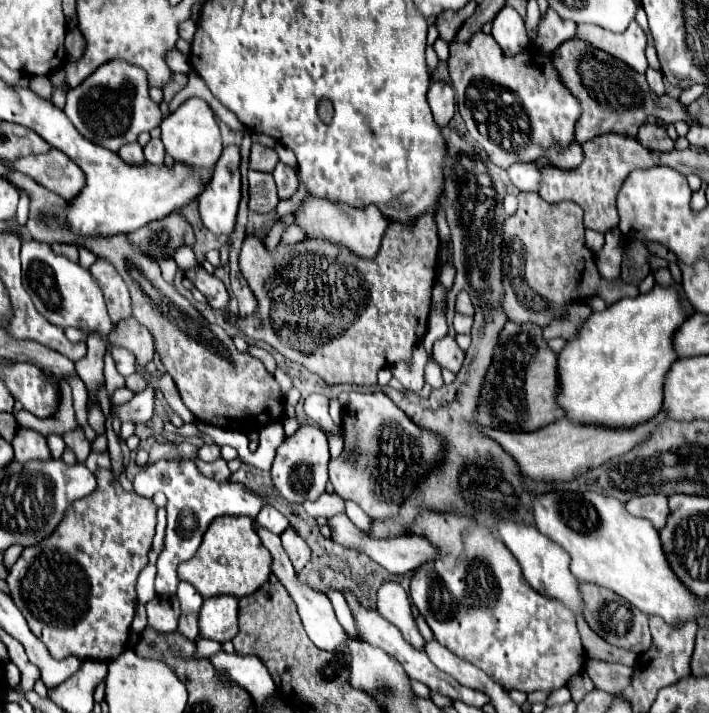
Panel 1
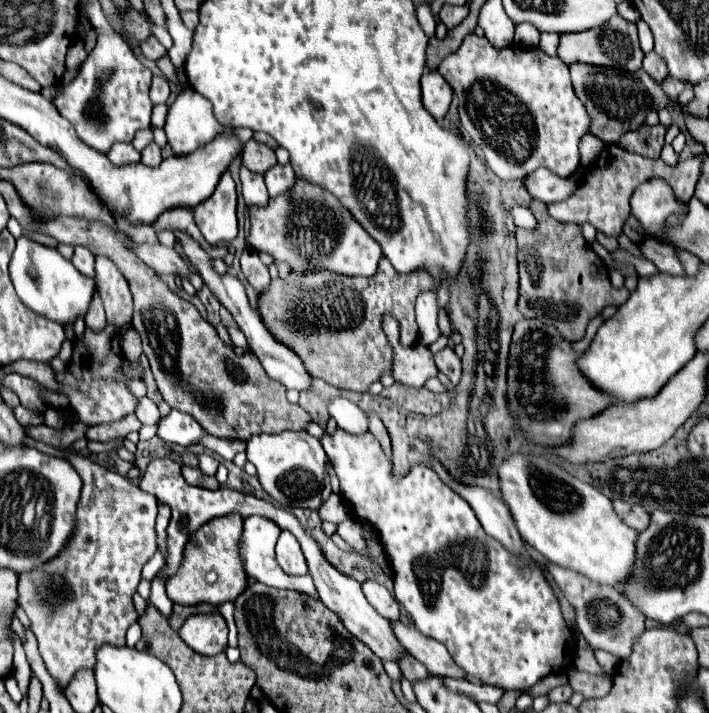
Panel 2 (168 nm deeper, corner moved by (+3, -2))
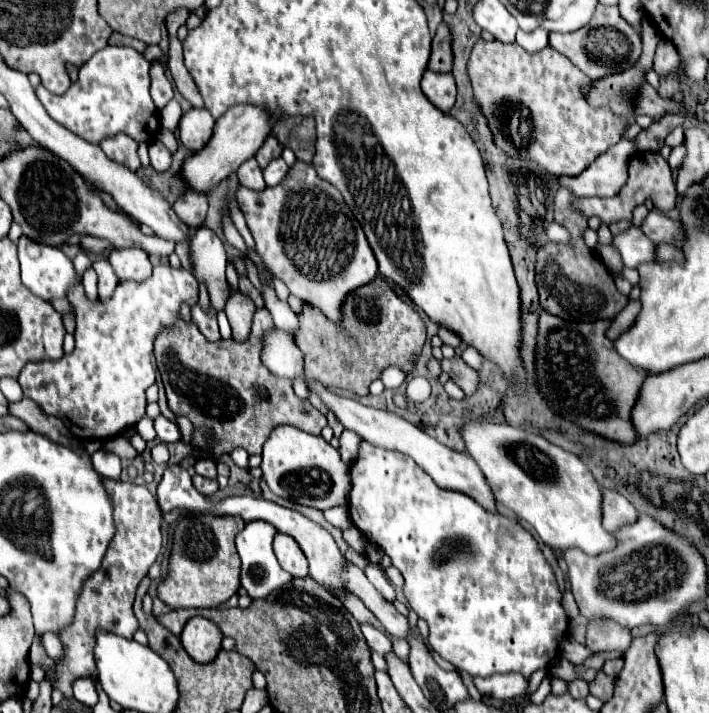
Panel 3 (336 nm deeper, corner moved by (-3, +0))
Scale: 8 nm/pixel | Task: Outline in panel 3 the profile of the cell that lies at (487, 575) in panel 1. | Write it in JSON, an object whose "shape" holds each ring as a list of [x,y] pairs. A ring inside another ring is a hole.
{"shape":[[[360,442],[358,456],[350,466],[352,490],[348,512],[354,526],[378,544],[404,574],[404,596],[410,608],[428,622],[428,642],[444,660],[470,676],[518,672],[530,678],[536,670],[548,668],[560,654],[560,640],[568,630],[568,616],[562,608],[562,594],[556,576],[540,552],[536,540],[516,522],[502,514],[490,514],[470,496],[444,490],[410,456]]]}

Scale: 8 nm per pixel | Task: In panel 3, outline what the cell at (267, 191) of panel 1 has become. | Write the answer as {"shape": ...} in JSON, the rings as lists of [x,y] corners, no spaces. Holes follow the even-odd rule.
{"shape":[[[254,158],[246,160],[246,162],[238,168],[236,174],[238,174],[240,186],[246,186],[246,188],[256,190],[256,192],[260,192],[260,190],[266,188],[266,182],[264,182],[264,178],[262,178],[262,170],[260,170],[260,166],[258,166],[258,162],[256,162]]]}

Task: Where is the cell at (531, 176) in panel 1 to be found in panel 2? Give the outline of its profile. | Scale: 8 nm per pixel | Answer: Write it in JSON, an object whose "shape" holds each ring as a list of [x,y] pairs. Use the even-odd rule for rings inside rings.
{"shape":[[[538,168],[524,178],[524,184],[534,198],[550,204],[550,202],[566,200],[570,194],[574,194],[574,188],[578,188],[582,174],[584,170],[572,178],[560,178],[548,168]]]}

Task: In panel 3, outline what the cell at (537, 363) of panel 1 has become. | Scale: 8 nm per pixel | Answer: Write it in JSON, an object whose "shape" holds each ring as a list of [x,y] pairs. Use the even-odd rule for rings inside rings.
{"shape":[[[548,312],[540,314],[538,318],[538,344],[536,344],[536,382],[542,398],[548,402],[548,406],[562,416],[568,422],[578,424],[580,428],[598,434],[610,442],[634,442],[636,432],[632,430],[630,422],[630,410],[636,402],[636,394],[646,378],[646,374],[640,374],[634,366],[628,366],[624,358],[620,358],[612,346],[612,340],[606,338],[604,332],[608,330],[610,322],[596,320],[596,322],[566,322],[562,318],[556,318]]]}

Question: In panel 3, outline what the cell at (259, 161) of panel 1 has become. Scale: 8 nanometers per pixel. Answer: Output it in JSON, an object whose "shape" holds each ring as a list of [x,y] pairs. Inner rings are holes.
{"shape":[[[268,136],[254,158],[256,158],[260,168],[266,168],[268,162],[274,160],[274,158],[280,158],[280,154],[282,154],[282,144],[274,136]]]}

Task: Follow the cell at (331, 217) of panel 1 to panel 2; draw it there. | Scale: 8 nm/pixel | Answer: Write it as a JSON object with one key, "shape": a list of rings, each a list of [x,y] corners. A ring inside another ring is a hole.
{"shape":[[[298,178],[290,192],[270,198],[264,208],[248,208],[250,216],[250,236],[248,246],[256,252],[266,252],[274,258],[274,264],[286,262],[296,272],[328,270],[342,276],[374,276],[382,250],[368,232],[358,226],[352,214],[342,208],[342,204],[324,188]],[[324,212],[324,214],[322,214]],[[336,214],[342,218],[342,230],[338,238],[328,236],[326,216]]]}

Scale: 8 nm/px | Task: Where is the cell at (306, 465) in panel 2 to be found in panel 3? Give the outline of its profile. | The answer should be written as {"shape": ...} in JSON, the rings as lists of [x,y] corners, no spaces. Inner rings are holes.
{"shape":[[[286,424],[276,426],[264,444],[260,468],[270,490],[280,498],[318,510],[348,502],[348,464],[340,460],[338,450],[332,448],[322,436],[314,436]]]}

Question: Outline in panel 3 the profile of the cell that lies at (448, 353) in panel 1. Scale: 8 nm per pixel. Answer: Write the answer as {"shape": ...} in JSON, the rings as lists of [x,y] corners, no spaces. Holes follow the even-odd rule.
{"shape":[[[460,356],[443,358],[441,368],[466,394],[474,394],[474,390],[478,388],[478,372],[468,366]]]}

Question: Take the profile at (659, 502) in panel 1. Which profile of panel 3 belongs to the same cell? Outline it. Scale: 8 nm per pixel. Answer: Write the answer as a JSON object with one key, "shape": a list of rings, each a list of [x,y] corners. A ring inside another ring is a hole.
{"shape":[[[602,490],[602,492],[604,492],[602,522],[608,532],[616,532],[638,520],[638,510],[622,494],[614,490]]]}

